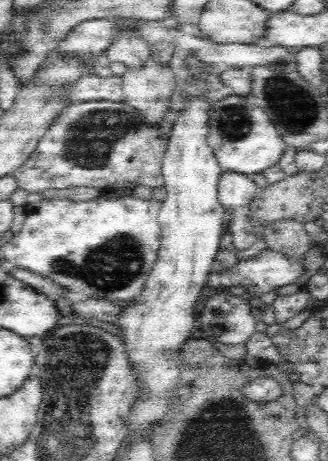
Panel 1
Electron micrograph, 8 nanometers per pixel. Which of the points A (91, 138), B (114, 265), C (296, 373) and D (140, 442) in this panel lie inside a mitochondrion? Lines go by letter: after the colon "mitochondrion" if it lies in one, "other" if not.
A: mitochondrion
B: mitochondrion
C: other
D: other

